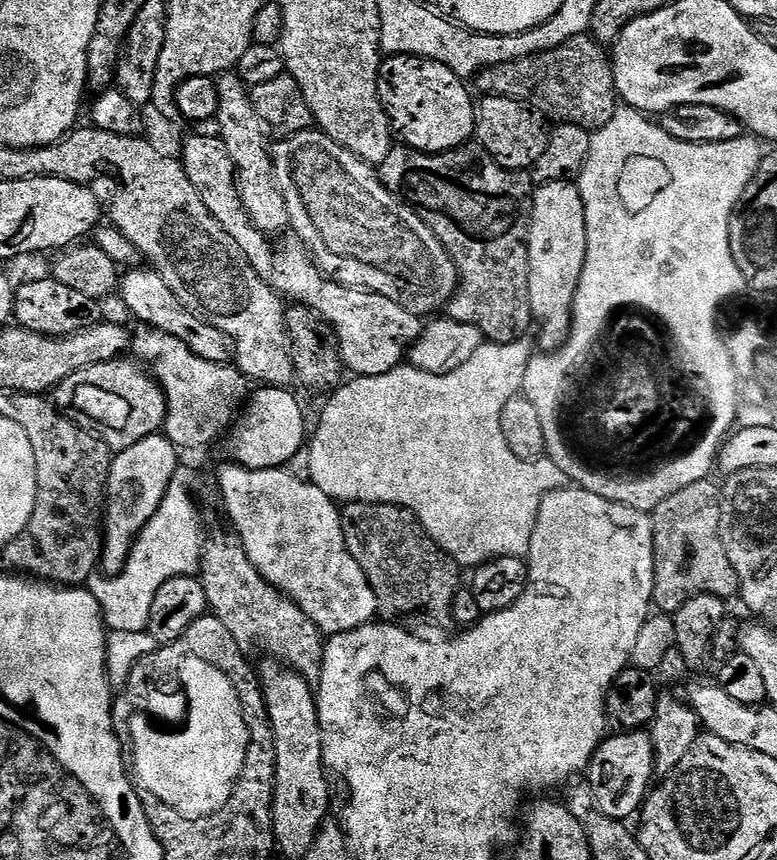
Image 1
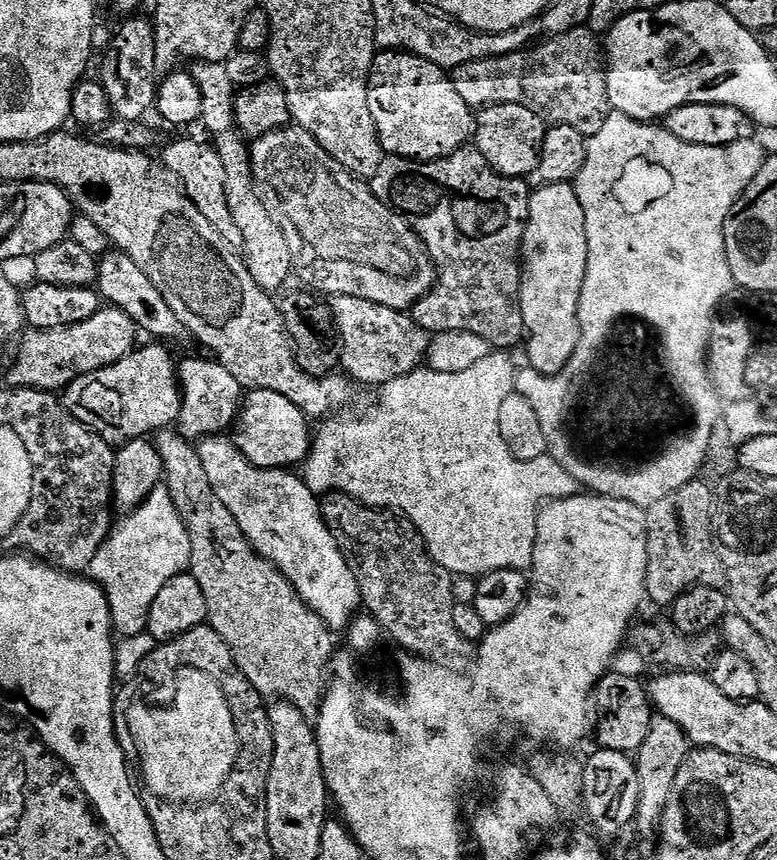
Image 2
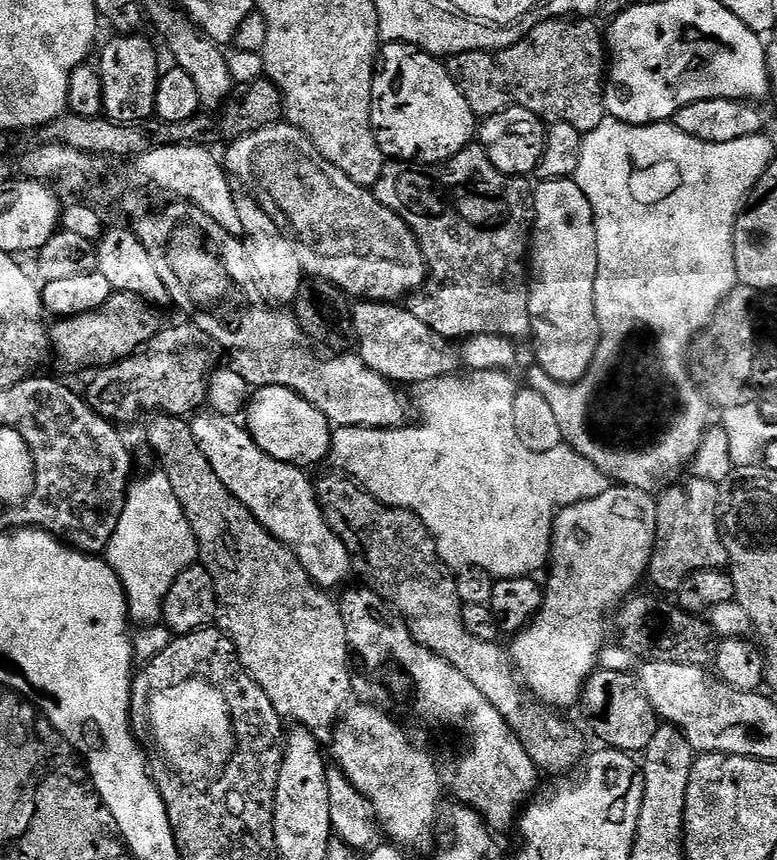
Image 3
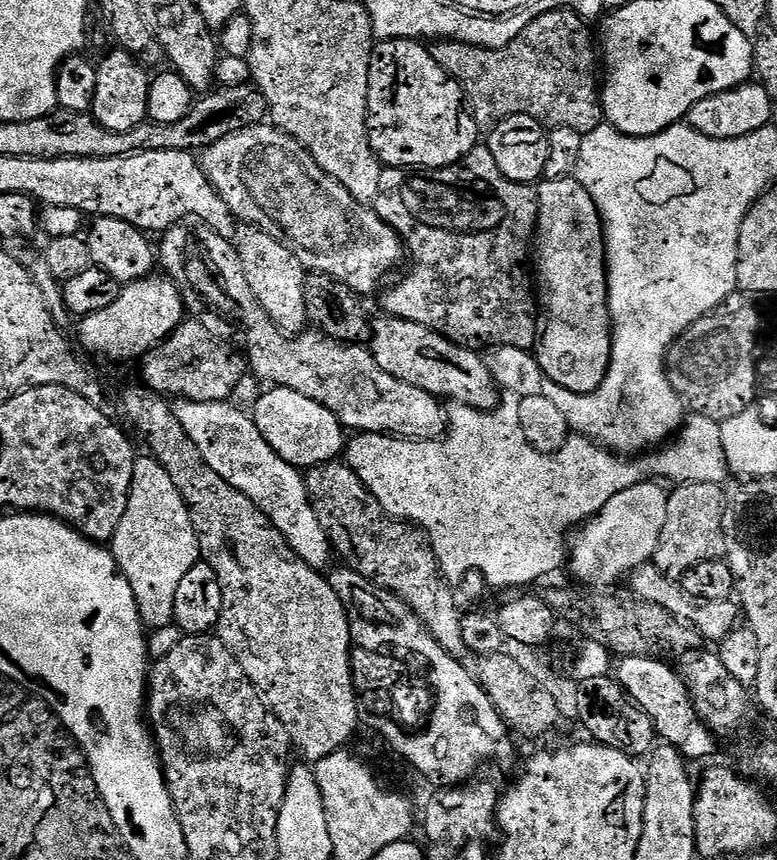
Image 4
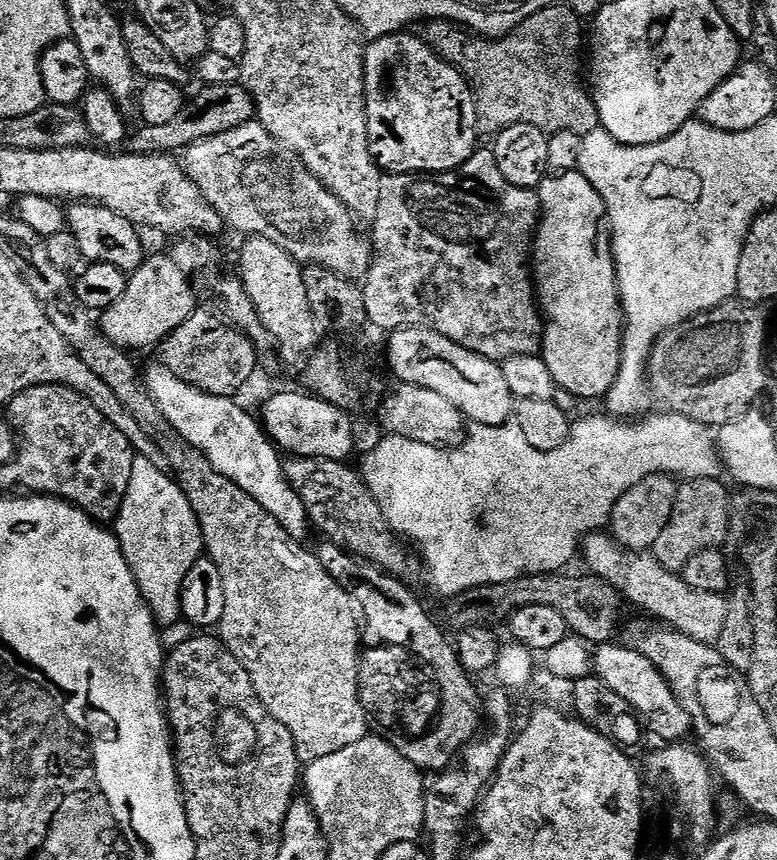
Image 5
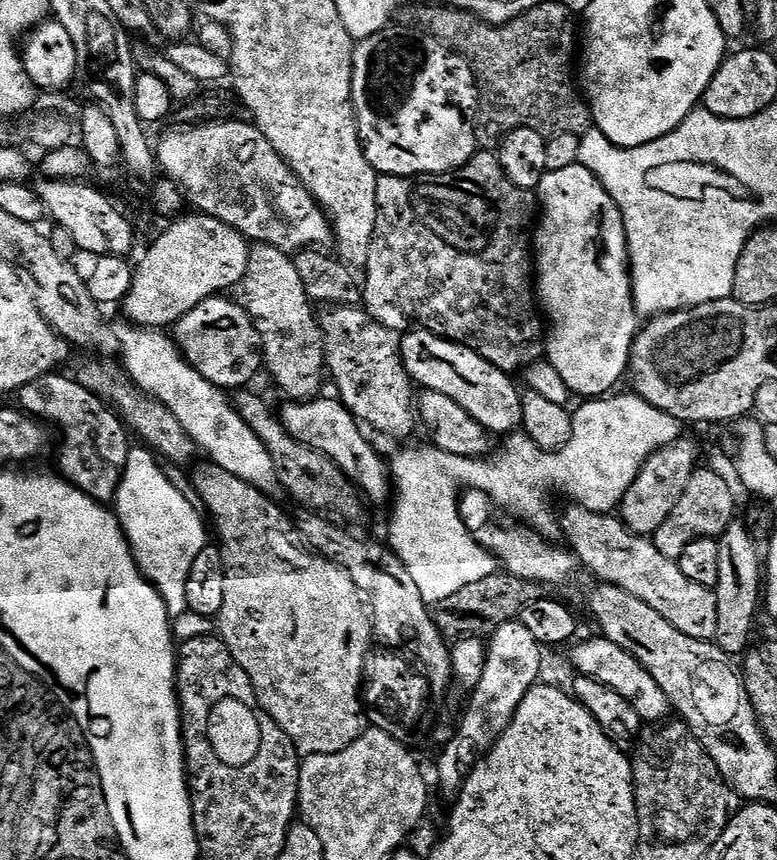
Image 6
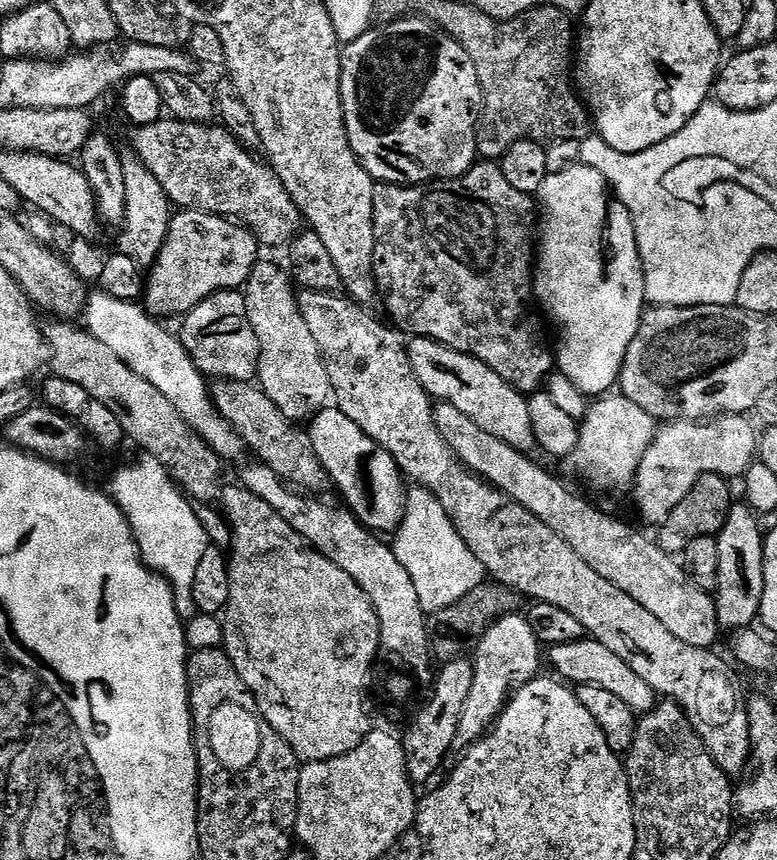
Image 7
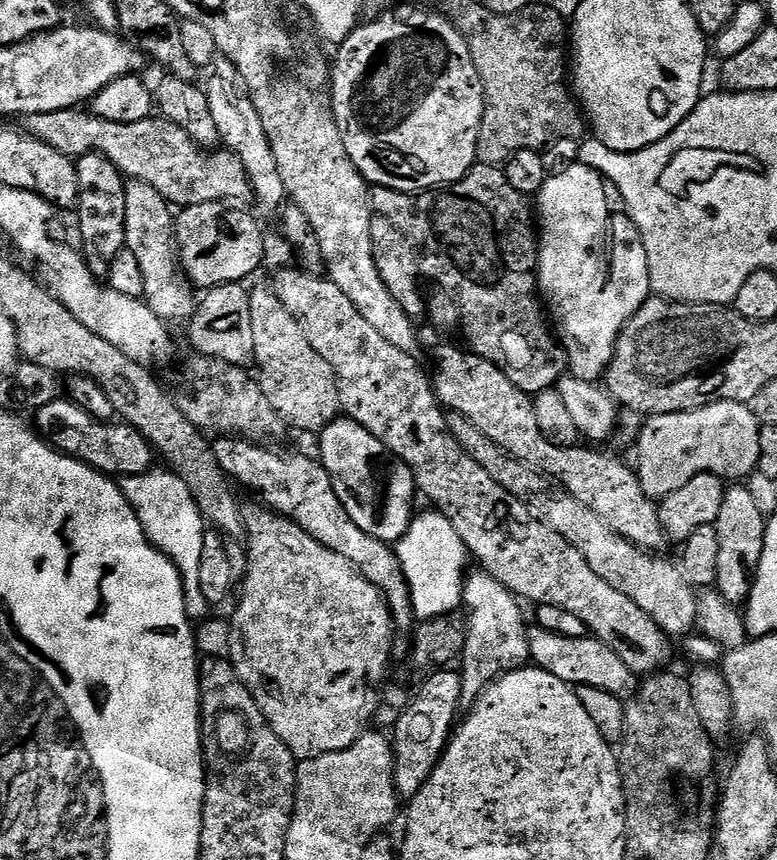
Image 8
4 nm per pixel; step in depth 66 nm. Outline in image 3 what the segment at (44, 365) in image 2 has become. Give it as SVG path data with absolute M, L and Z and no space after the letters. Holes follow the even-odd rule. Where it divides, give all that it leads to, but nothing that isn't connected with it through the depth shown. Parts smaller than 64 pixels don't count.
M128 292L115 293L98 310L57 319L56 325L53 323L50 328L51 351L60 359L61 366L72 372L109 368L140 351L147 340L156 336L162 327L156 312L153 305L139 296Z

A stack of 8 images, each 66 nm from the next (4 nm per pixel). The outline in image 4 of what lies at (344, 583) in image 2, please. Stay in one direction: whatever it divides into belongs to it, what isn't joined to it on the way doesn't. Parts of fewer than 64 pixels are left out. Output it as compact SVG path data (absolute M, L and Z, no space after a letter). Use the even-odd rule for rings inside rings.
M180 400L175 405L178 422L190 434L190 442L198 446L202 458L221 478L226 478L234 490L242 490L270 522L286 538L286 542L303 558L311 568L324 570L334 560L334 549L328 541L326 530L322 530L322 522L318 522L318 514L314 514L314 506L308 497L301 469L290 462L278 458L274 450L262 438L256 421L247 411L239 412L235 403L194 402Z

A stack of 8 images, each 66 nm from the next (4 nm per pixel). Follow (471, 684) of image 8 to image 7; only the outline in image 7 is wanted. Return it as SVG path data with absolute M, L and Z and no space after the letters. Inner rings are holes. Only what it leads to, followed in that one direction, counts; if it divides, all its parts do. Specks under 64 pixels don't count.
M520 614L501 616L475 641L474 687L470 690L470 698L466 698L466 710L462 710L462 722L456 735L456 743L461 749L468 749L491 729L516 689L541 675L540 651L540 639L534 630L530 630L528 619Z

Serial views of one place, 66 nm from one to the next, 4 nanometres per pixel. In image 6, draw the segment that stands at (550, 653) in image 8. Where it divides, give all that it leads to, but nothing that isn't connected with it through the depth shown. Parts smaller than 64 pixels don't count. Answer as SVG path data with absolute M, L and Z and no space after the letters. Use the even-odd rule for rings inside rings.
M603 638L595 639L584 641L581 639L571 649L571 651L573 650L572 664L577 668L575 671L586 678L594 678L594 682L602 682L602 686L610 686L610 690L618 690L618 694L622 694L622 698L626 698L626 702L630 702L630 706L634 706L634 710L645 725L656 726L667 721L674 712L672 703L666 698L666 694L662 694L662 686L658 686L658 682L654 682L654 678L650 678L650 674L642 666L642 662L638 662L638 658L626 654L626 650L622 650L622 646L614 646L614 642Z

